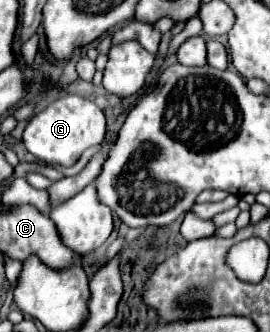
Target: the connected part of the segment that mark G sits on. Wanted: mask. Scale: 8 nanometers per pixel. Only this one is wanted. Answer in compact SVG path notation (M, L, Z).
M66 95L52 101L44 111L36 113L22 135L24 147L46 165L72 167L80 155L94 145L100 145L106 135L106 117L104 113L88 99L80 95Z

